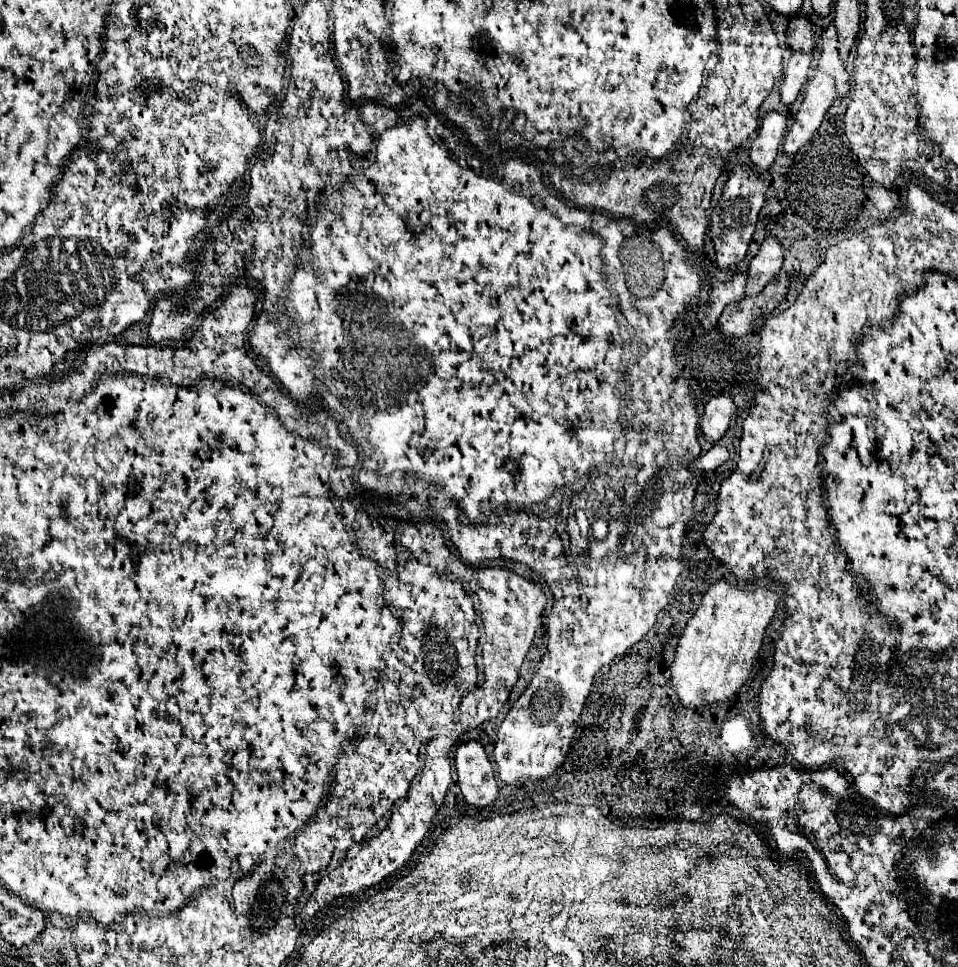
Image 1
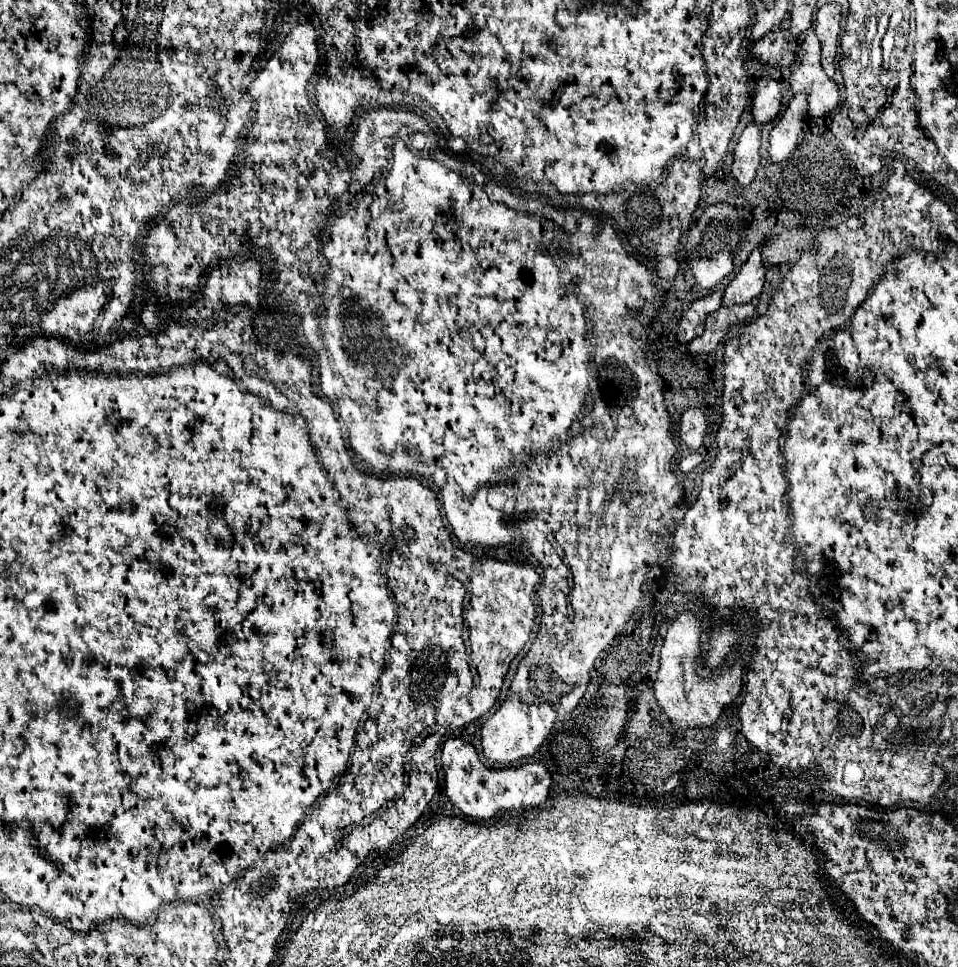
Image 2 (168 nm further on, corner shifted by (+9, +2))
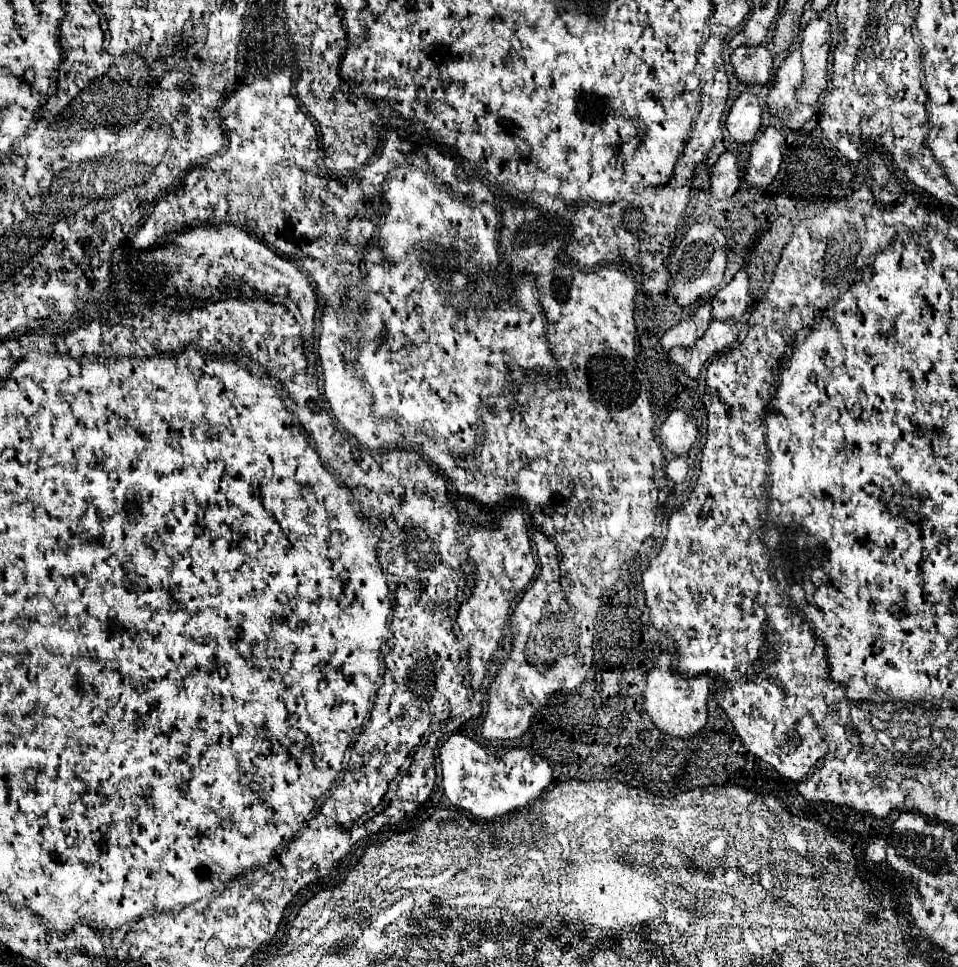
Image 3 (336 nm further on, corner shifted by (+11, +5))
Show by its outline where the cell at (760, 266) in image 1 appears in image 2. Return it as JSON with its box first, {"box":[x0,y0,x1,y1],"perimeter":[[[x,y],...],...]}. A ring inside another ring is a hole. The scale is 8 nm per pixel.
{"box":[722,248,764,306],"perimeter":[[[756,248],[746,264],[740,268],[740,272],[734,276],[734,280],[724,290],[722,306],[734,306],[734,304],[746,304],[760,296],[764,286],[764,266],[762,266],[762,254]]]}

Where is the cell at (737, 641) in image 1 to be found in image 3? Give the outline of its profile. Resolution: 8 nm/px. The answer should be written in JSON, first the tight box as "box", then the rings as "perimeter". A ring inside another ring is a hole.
{"box":[644,651,710,737],"perimeter":[[[662,651],[658,663],[648,673],[648,683],[644,691],[644,709],[652,717],[654,725],[672,737],[690,737],[702,729],[702,721],[708,721],[708,695],[710,695],[710,679],[692,679],[682,673],[670,671],[672,653]],[[684,681],[690,693],[684,693]],[[700,681],[700,683],[698,683]]]}

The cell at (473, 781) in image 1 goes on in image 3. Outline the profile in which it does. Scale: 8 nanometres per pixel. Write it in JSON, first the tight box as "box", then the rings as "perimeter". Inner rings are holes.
{"box":[440,735,552,819],"perimeter":[[[452,735],[440,749],[442,785],[448,801],[478,819],[510,813],[538,799],[552,783],[550,765],[536,753],[524,749],[482,747],[464,735]]]}

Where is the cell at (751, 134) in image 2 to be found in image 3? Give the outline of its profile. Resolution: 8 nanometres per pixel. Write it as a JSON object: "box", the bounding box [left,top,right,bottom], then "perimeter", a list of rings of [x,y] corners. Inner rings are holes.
{"box":[712,151,742,197],"perimeter":[[[726,151],[712,167],[712,193],[716,197],[732,197],[738,191],[742,183],[742,169],[738,163],[738,155]]]}

